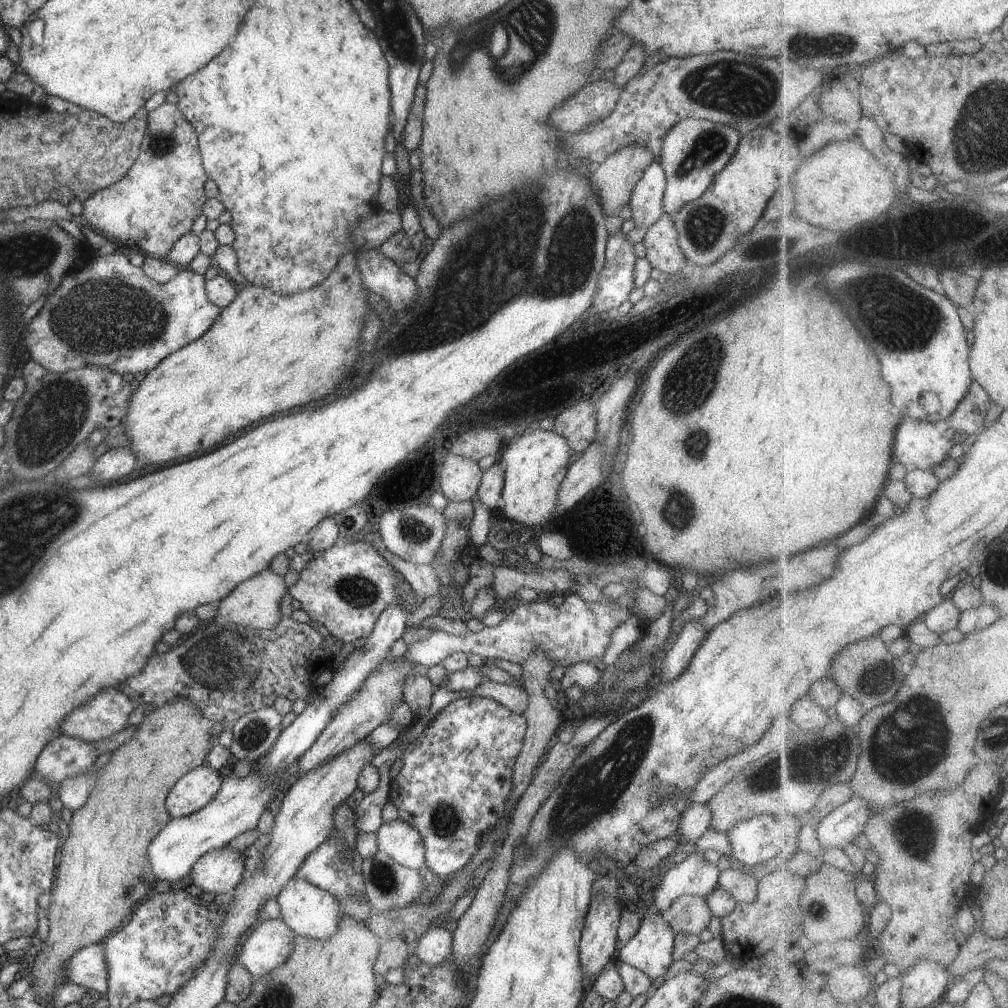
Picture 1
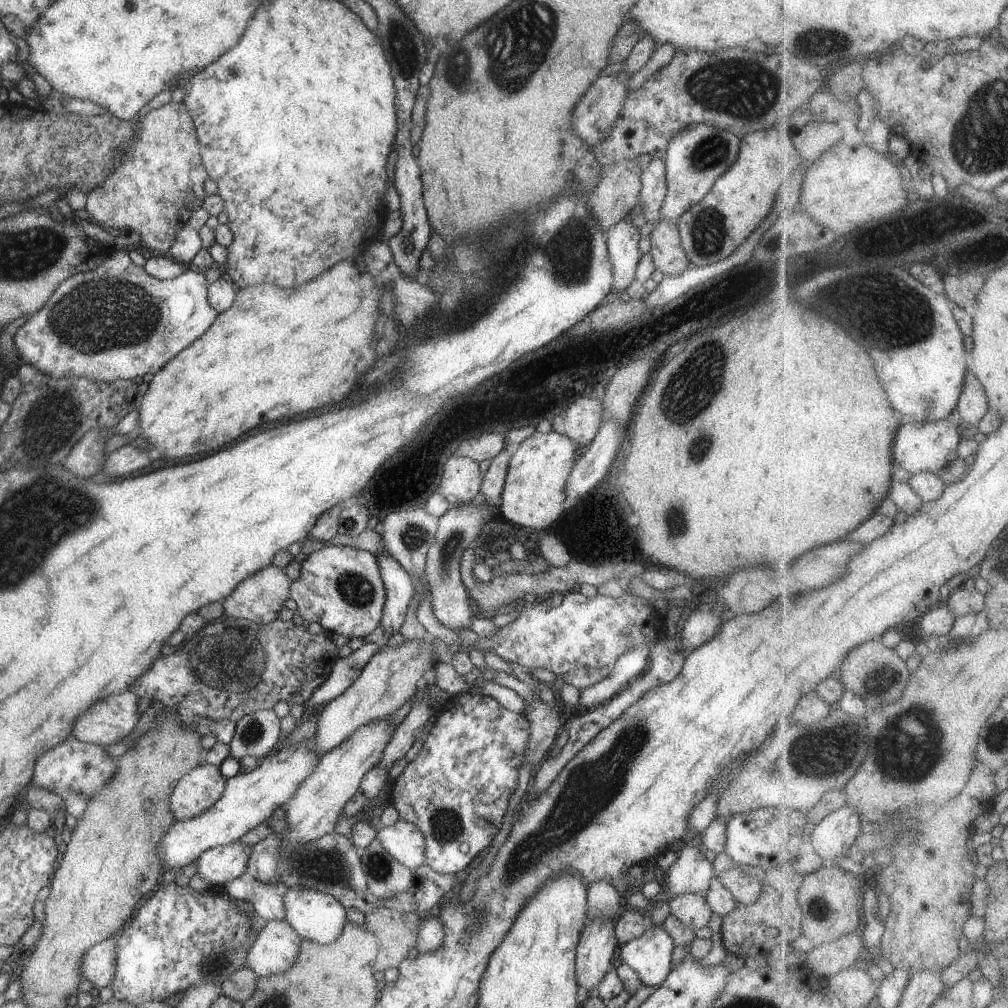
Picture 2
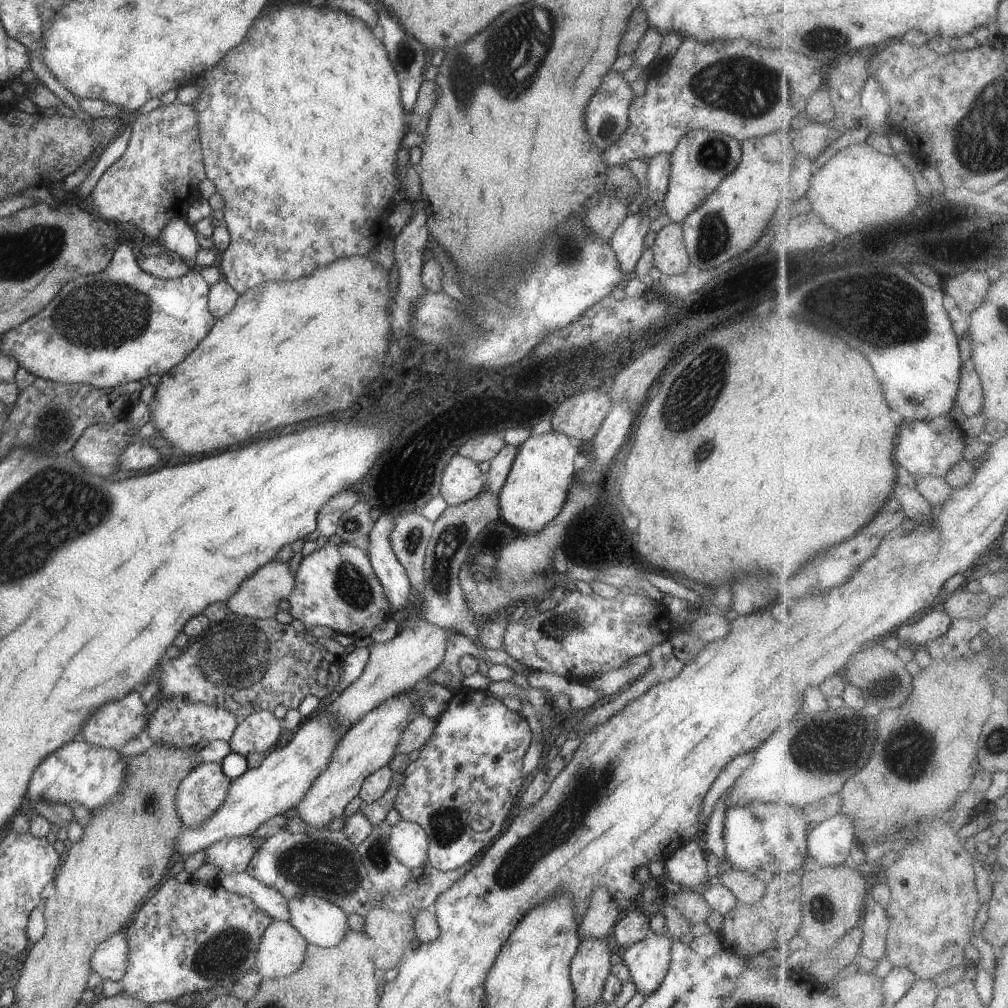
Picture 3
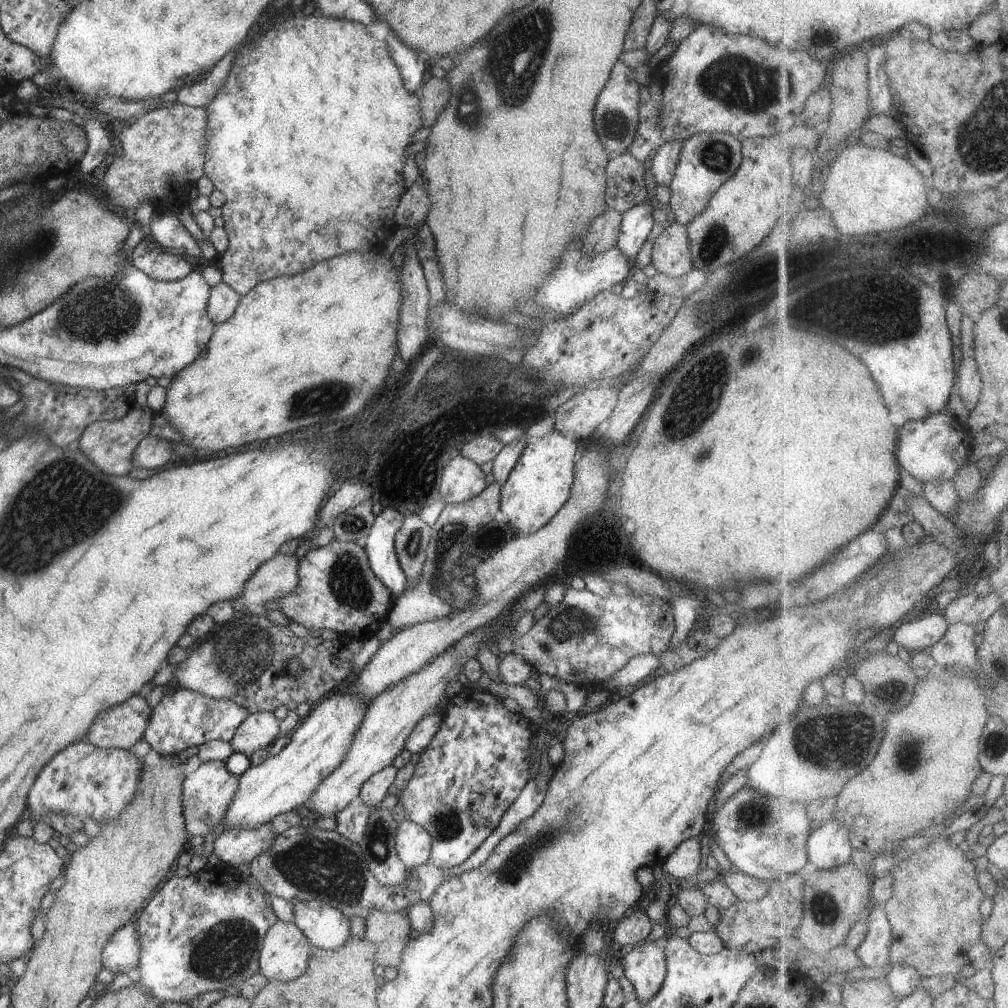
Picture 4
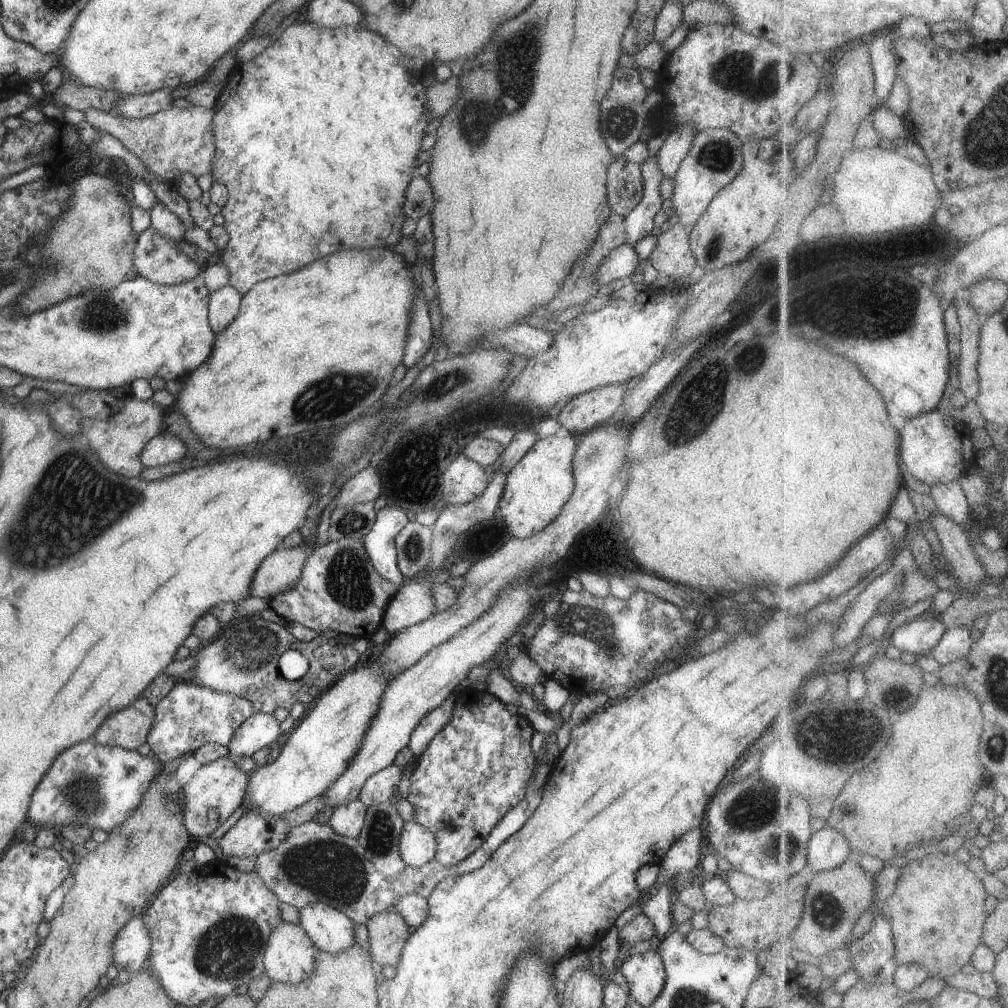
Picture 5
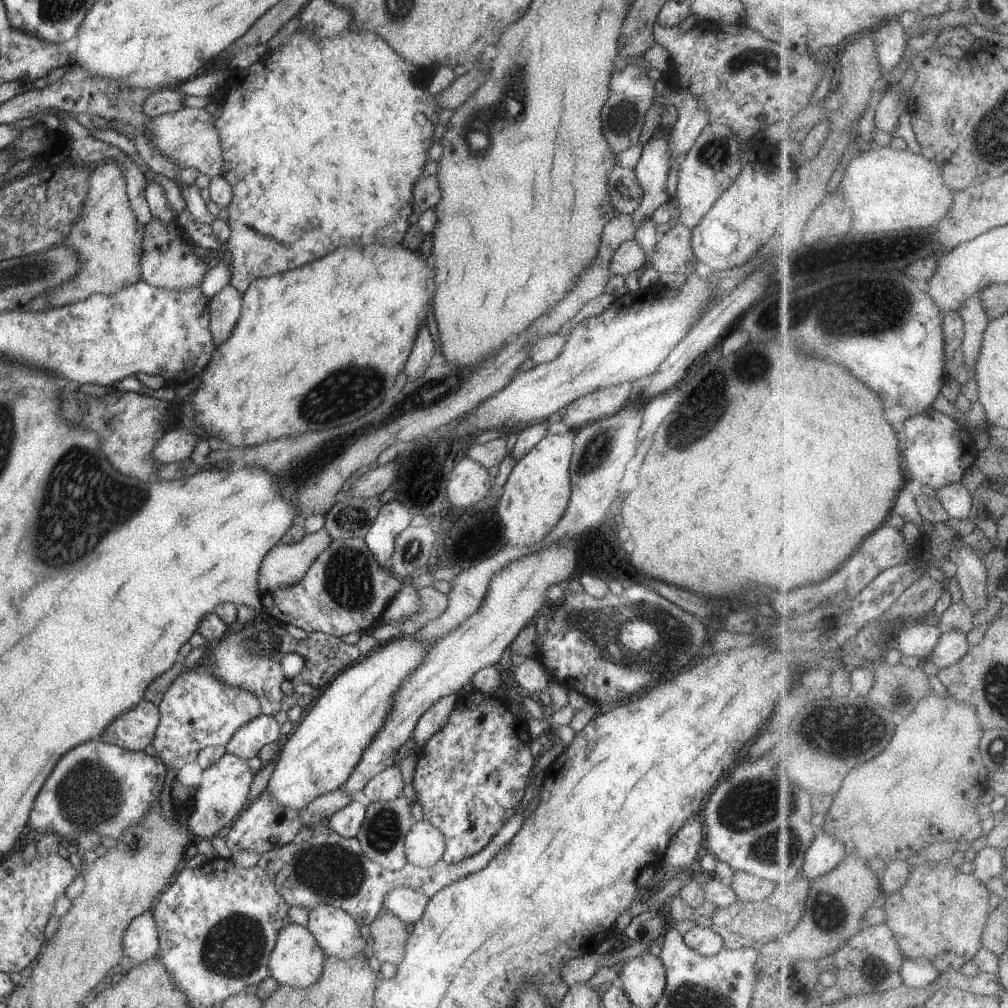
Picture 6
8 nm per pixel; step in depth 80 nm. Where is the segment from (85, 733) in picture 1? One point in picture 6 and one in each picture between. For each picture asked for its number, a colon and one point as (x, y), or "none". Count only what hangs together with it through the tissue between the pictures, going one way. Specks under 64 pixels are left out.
2: (109, 721)
3: (113, 725)
4: (122, 726)
5: (128, 728)
6: (134, 730)

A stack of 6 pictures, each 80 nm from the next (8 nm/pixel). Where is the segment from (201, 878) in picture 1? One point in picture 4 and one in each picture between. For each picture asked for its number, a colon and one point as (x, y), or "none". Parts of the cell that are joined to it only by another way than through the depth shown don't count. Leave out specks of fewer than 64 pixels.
2: (218, 865)
3: (232, 855)
4: (235, 846)

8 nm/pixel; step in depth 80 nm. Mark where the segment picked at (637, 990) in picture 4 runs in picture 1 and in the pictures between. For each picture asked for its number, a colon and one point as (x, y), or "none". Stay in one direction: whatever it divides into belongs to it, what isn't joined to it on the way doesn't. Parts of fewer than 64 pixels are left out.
1: (650, 951)
2: (650, 956)
3: (648, 961)

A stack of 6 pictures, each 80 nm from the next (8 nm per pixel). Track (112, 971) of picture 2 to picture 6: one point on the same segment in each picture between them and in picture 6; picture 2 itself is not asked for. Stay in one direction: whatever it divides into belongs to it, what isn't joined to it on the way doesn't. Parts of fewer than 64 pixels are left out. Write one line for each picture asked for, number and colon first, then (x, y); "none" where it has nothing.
3: (110, 959)
4: (122, 953)
5: (132, 945)
6: (140, 942)

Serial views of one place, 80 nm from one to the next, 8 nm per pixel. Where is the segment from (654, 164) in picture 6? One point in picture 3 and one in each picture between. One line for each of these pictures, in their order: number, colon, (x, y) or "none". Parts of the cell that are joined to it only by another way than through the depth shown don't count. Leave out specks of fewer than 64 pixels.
3: (627, 241)
4: (636, 223)
5: (639, 222)

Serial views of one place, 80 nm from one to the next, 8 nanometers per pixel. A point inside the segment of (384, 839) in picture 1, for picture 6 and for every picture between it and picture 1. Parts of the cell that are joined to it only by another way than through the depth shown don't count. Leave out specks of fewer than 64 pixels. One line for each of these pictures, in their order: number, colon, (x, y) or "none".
2: (405, 842)
3: (409, 841)
4: (413, 843)
5: (418, 845)
6: (424, 845)

